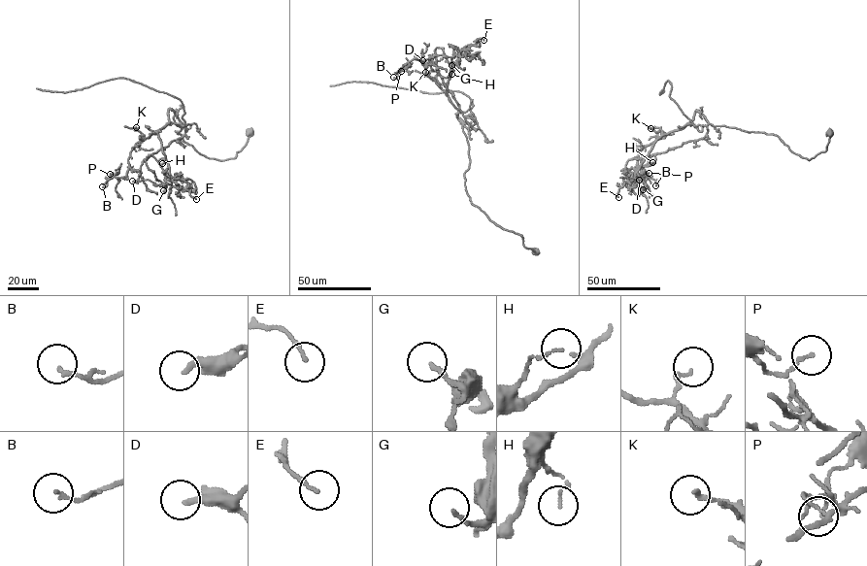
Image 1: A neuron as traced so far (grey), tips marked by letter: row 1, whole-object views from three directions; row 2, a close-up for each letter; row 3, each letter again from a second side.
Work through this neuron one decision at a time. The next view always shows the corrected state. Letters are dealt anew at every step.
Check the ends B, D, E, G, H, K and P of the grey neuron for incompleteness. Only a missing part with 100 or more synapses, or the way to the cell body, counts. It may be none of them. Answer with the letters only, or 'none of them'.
none of them

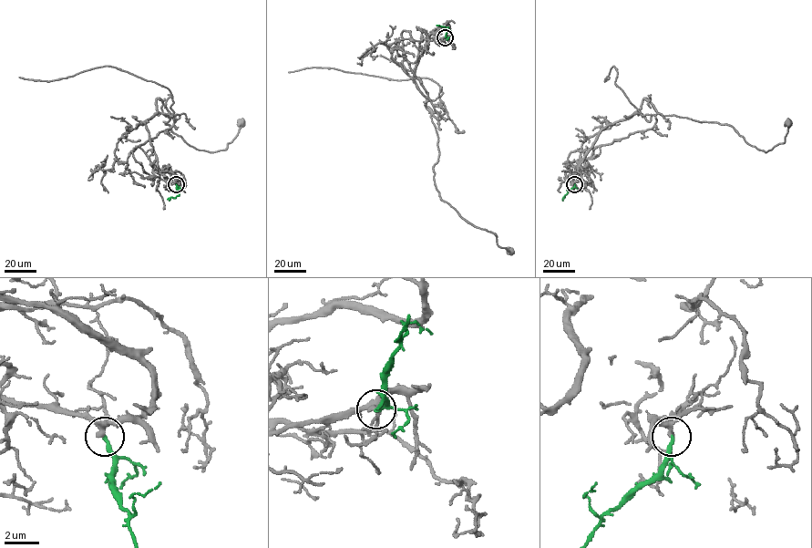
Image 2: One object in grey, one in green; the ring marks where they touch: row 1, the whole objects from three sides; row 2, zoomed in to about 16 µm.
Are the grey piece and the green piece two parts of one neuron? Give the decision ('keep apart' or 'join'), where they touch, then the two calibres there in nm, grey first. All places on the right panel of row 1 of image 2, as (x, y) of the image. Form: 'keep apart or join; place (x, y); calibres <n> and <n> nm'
join; place (574, 184); calibres 240 and 240 nm

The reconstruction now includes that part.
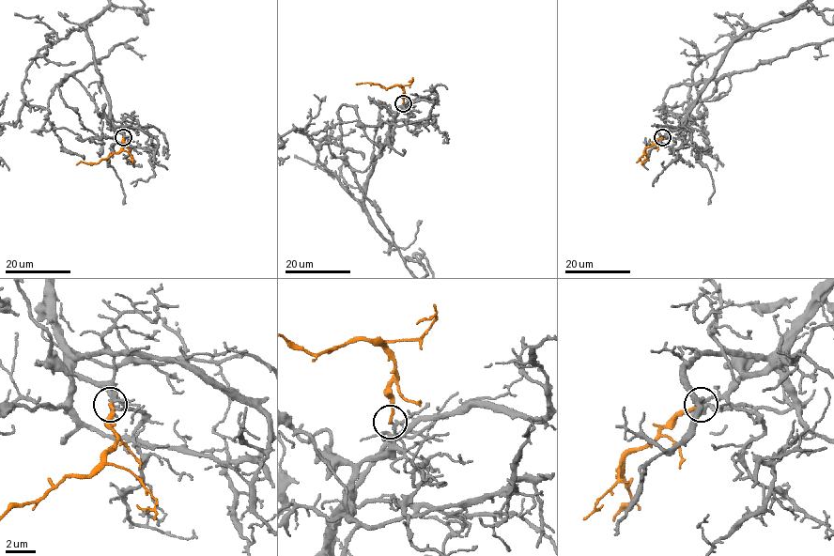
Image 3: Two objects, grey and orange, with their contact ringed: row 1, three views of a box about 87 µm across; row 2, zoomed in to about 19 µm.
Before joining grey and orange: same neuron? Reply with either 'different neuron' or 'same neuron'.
same neuron

